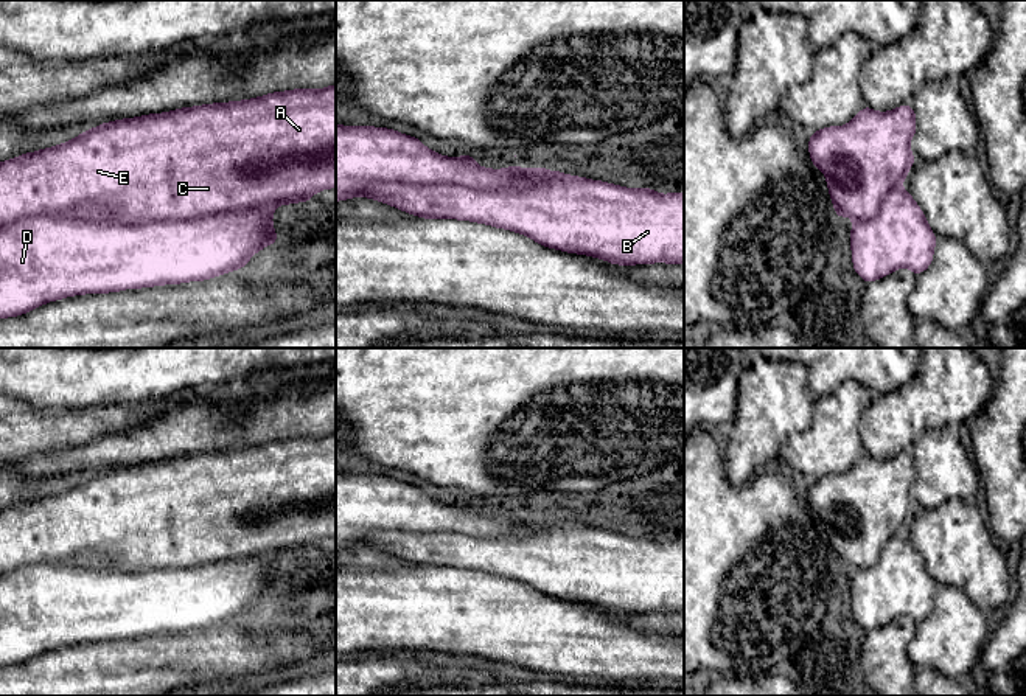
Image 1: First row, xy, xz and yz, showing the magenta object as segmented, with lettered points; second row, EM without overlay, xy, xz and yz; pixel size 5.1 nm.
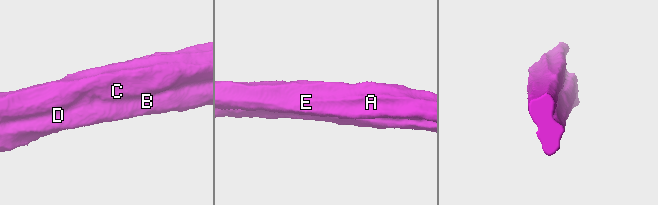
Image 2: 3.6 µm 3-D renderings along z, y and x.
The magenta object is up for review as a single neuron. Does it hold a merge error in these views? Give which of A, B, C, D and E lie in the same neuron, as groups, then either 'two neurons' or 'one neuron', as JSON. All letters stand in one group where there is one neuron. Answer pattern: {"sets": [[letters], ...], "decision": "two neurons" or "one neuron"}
{"sets": [["A", "C", "E"], ["B", "D"]], "decision": "two neurons"}

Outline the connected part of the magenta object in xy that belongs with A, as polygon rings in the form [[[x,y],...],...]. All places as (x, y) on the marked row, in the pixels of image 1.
[[[336,84],[323,89],[292,89],[272,92],[256,98],[211,103],[191,107],[180,107],[160,113],[146,113],[132,118],[121,118],[98,124],[82,134],[78,134],[70,141],[23,152],[19,157],[0,162],[0,230],[26,218],[42,214],[65,214],[86,204],[98,204],[109,211],[112,219],[121,222],[154,222],[154,221],[180,221],[199,216],[239,211],[260,205],[291,205],[311,202],[312,196],[323,190],[336,188]]]

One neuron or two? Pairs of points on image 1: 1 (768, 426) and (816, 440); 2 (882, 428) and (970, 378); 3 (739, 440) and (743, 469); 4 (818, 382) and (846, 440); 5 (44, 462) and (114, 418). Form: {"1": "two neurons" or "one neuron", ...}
{"1": "two neurons", "2": "one neuron", "3": "one neuron", "4": "two neurons", "5": "two neurons"}

